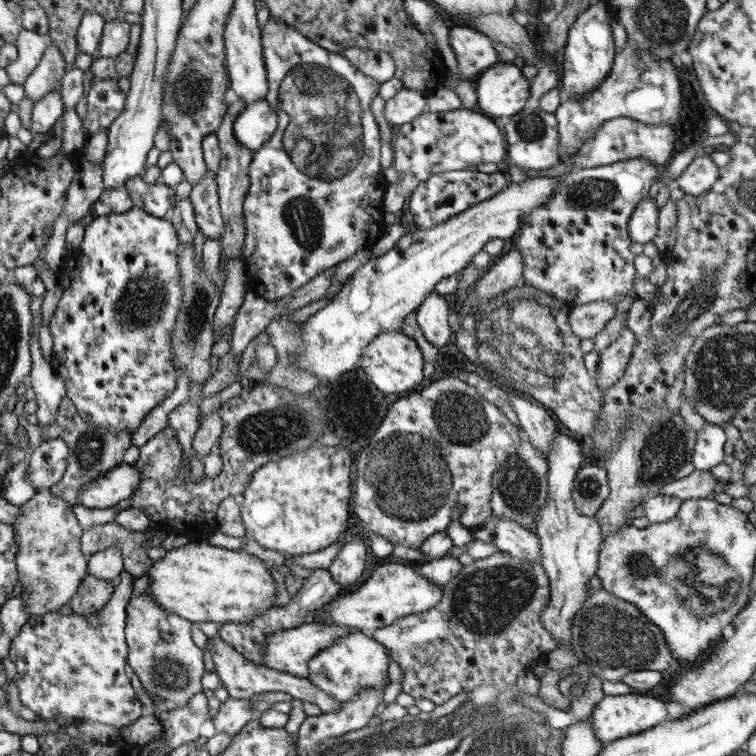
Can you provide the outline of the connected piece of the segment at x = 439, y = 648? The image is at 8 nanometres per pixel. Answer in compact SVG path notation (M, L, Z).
M500 551L463 565L457 576L442 586L441 600L433 608L398 618L378 628L371 638L386 648L403 673L403 693L414 700L423 698L440 706L449 698L477 687L513 688L519 671L529 670L531 661L542 662L550 650L558 648L557 641L540 623L540 610L546 606L549 595L548 578L539 562L529 562Z

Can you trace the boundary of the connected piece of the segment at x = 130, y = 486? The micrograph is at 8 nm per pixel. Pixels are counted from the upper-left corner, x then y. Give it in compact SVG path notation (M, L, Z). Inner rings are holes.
M121 463L113 469L105 472L105 474L94 478L91 482L82 484L78 490L79 505L89 508L105 509L113 507L119 500L130 498L134 490L138 487L140 474L129 464Z

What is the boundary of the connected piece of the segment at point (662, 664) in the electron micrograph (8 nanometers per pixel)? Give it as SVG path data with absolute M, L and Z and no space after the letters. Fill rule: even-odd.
M600 588L589 593L585 602L582 602L580 610L572 617L573 620L570 622L571 648L579 664L571 668L570 672L557 671L559 680L575 674L580 676L578 684L569 688L569 694L566 697L569 707L573 701L582 696L591 675L598 678L600 682L619 682L629 672L655 670L661 673L669 668L673 656L659 628L645 618L636 606L615 598L607 590Z

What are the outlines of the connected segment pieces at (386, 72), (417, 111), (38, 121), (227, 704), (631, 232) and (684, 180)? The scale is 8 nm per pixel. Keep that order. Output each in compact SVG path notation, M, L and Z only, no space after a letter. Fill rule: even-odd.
M353 47L345 49L343 57L356 69L373 77L378 84L393 77L396 70L393 59L387 53L381 51Z
M401 89L393 98L384 101L384 126L391 128L411 122L424 112L426 95L416 90Z
M60 86L33 103L31 111L31 129L36 133L46 133L63 114Z
M229 697L219 706L216 717L211 722L217 733L235 736L252 720L252 715L248 700Z
M648 196L641 200L636 206L627 224L628 237L631 243L651 243L652 238L658 230L658 212L655 200Z
M708 155L694 157L688 166L674 180L685 195L698 195L708 192L713 183L719 178L717 166Z

